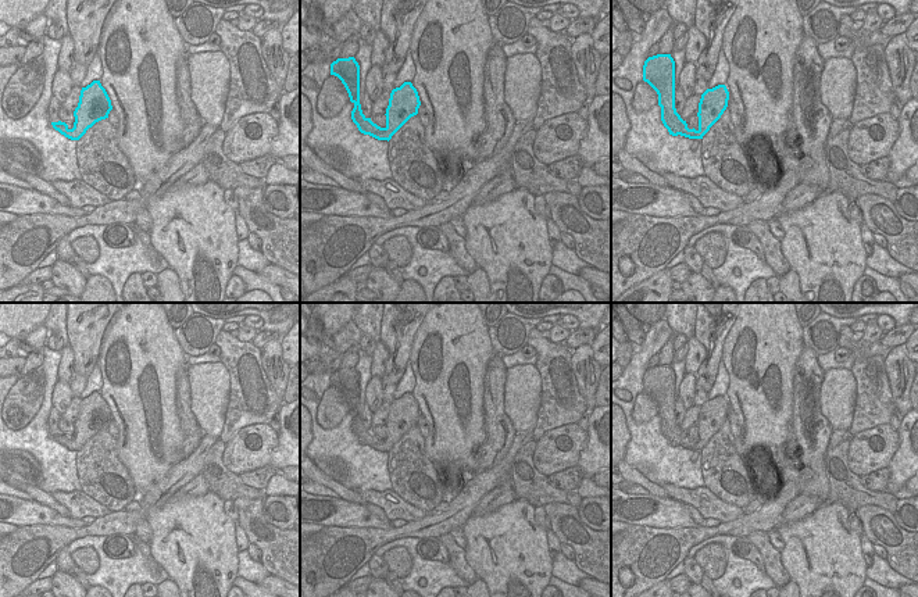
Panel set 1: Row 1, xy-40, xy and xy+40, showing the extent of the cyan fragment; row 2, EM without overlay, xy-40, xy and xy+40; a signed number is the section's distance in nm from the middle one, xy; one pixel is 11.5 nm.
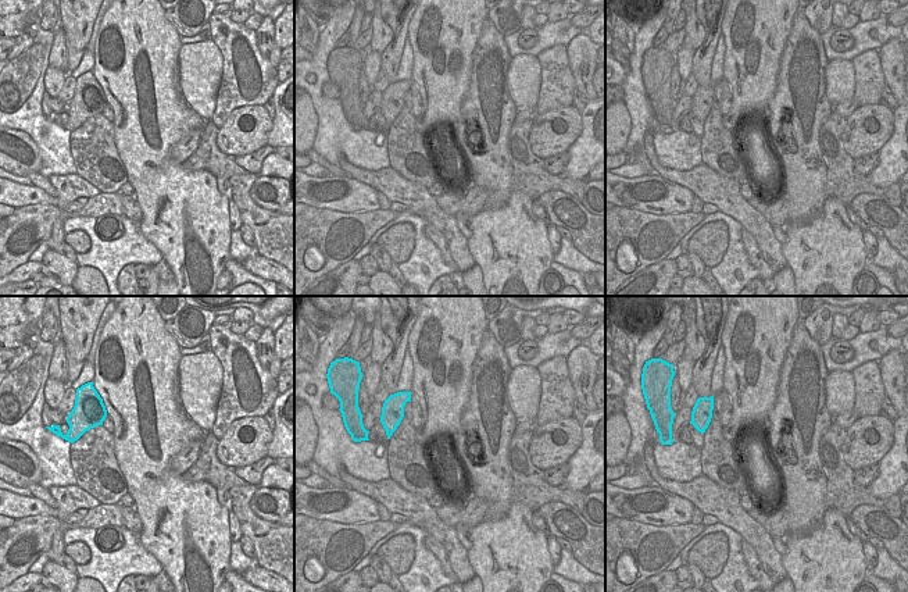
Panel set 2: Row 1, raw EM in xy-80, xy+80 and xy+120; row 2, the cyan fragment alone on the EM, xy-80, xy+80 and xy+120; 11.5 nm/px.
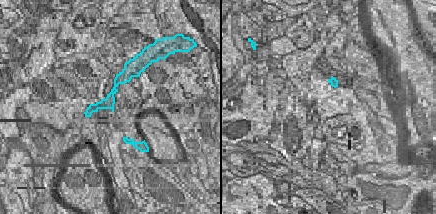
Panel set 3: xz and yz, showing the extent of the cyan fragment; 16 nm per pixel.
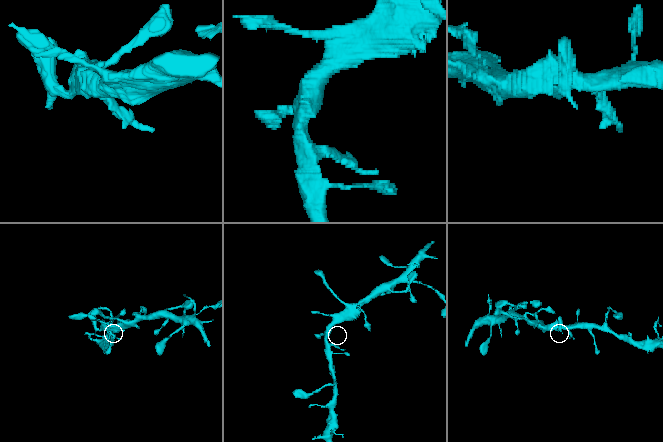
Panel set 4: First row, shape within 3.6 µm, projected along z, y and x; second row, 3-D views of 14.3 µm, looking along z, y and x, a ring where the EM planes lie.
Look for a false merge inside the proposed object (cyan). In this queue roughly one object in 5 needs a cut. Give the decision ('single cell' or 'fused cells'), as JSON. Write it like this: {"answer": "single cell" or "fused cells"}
{"answer": "single cell"}

